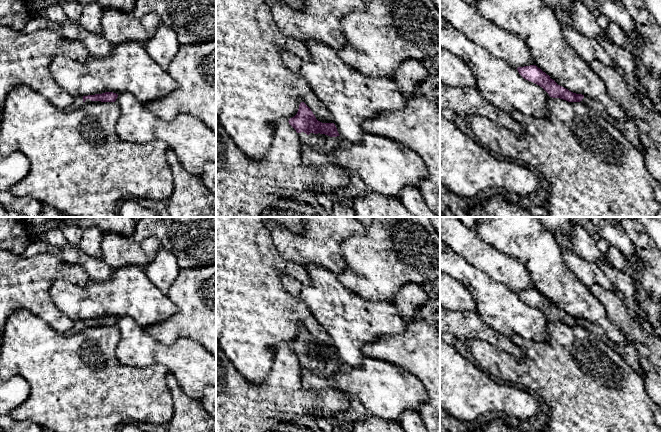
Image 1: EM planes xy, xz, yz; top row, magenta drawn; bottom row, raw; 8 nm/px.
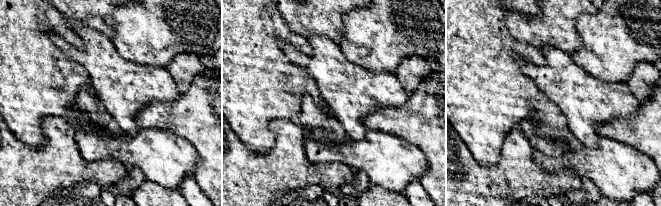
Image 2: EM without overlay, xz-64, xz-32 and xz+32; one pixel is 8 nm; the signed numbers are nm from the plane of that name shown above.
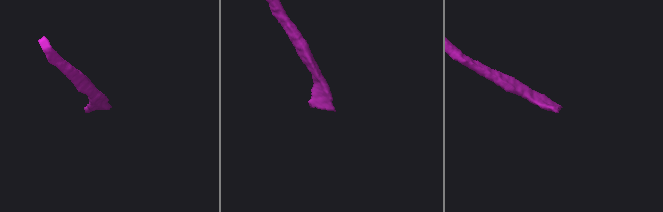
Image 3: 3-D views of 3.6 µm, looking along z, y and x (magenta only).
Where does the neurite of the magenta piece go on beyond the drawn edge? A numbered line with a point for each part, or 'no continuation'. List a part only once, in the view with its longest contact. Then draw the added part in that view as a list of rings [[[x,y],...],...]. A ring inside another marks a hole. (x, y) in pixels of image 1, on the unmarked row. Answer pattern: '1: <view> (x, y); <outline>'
1: xz (323, 367); [[[301,356],[298,357],[298,361],[301,369],[308,369],[321,377],[329,377],[344,367],[341,360],[330,361],[320,357],[307,359]]]

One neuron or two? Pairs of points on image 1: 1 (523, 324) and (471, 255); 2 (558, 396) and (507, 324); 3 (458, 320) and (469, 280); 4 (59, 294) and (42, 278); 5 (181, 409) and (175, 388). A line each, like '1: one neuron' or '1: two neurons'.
1: two neurons
2: two neurons
3: two neurons
4: two neurons
5: one neuron

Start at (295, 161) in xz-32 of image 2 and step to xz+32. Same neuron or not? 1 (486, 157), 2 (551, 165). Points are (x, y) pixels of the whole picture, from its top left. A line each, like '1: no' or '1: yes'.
1: no
2: no

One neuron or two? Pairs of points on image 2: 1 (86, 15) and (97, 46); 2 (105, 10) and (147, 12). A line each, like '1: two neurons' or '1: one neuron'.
1: two neurons
2: two neurons

